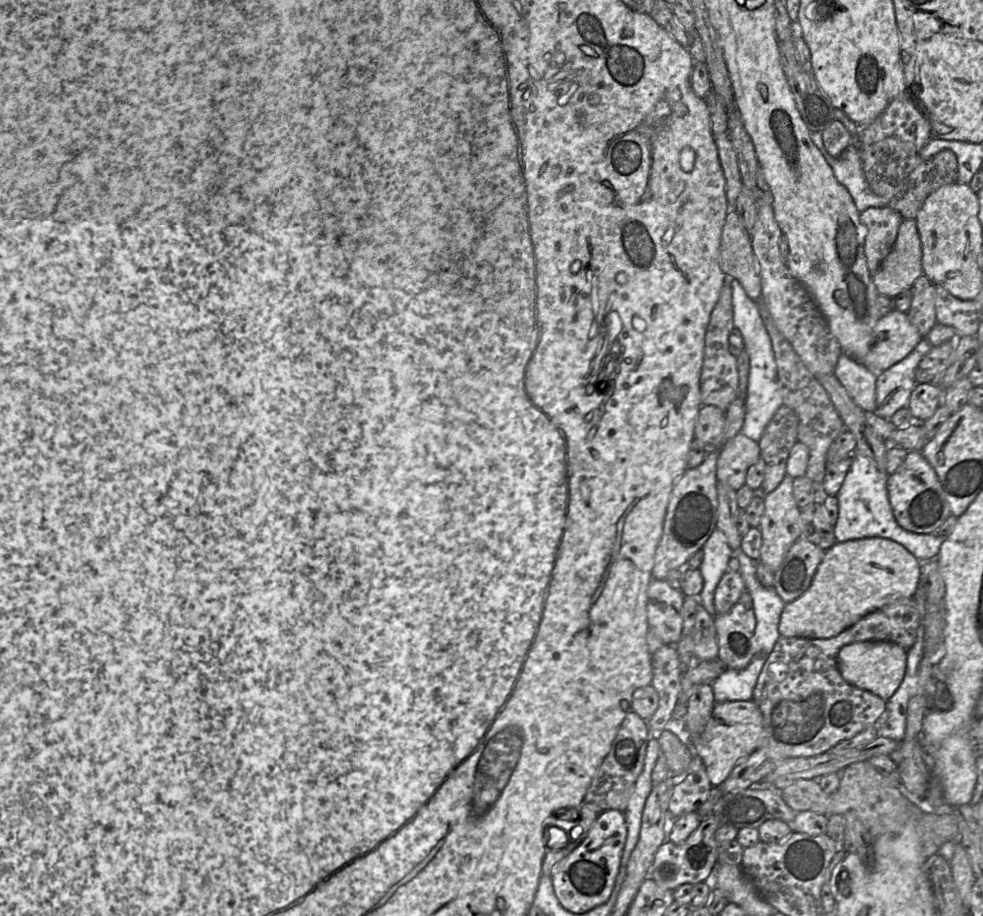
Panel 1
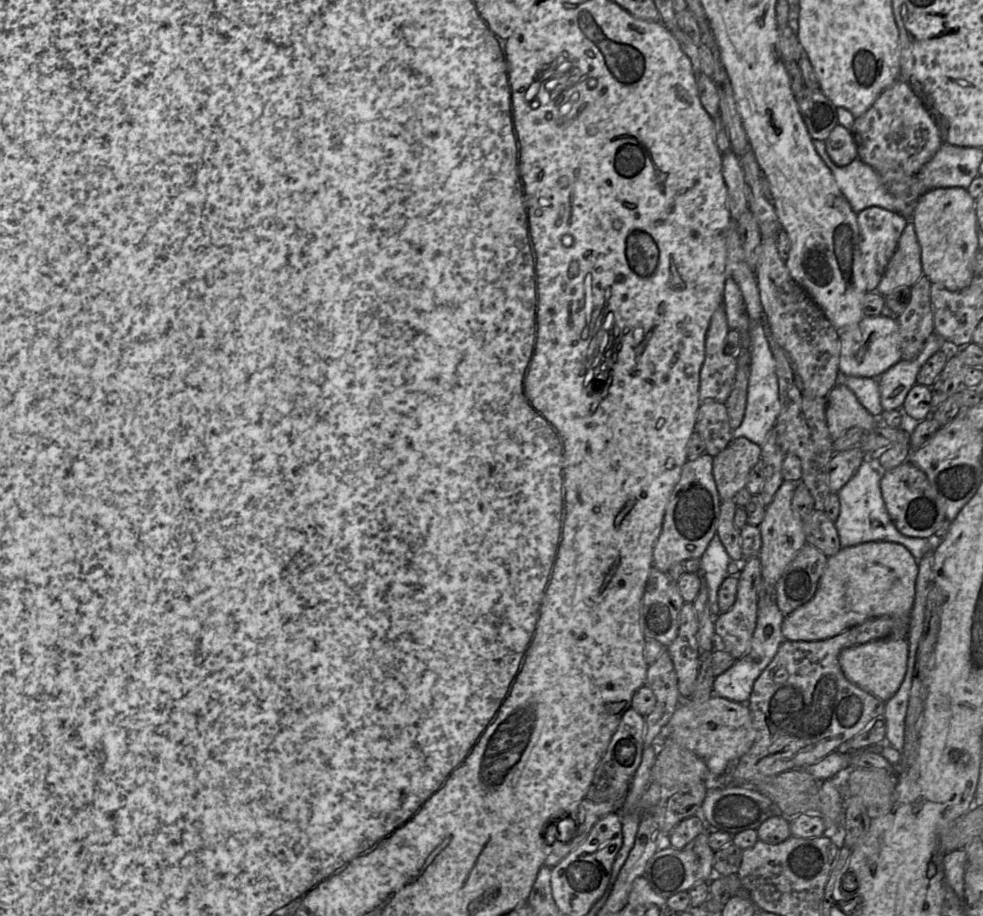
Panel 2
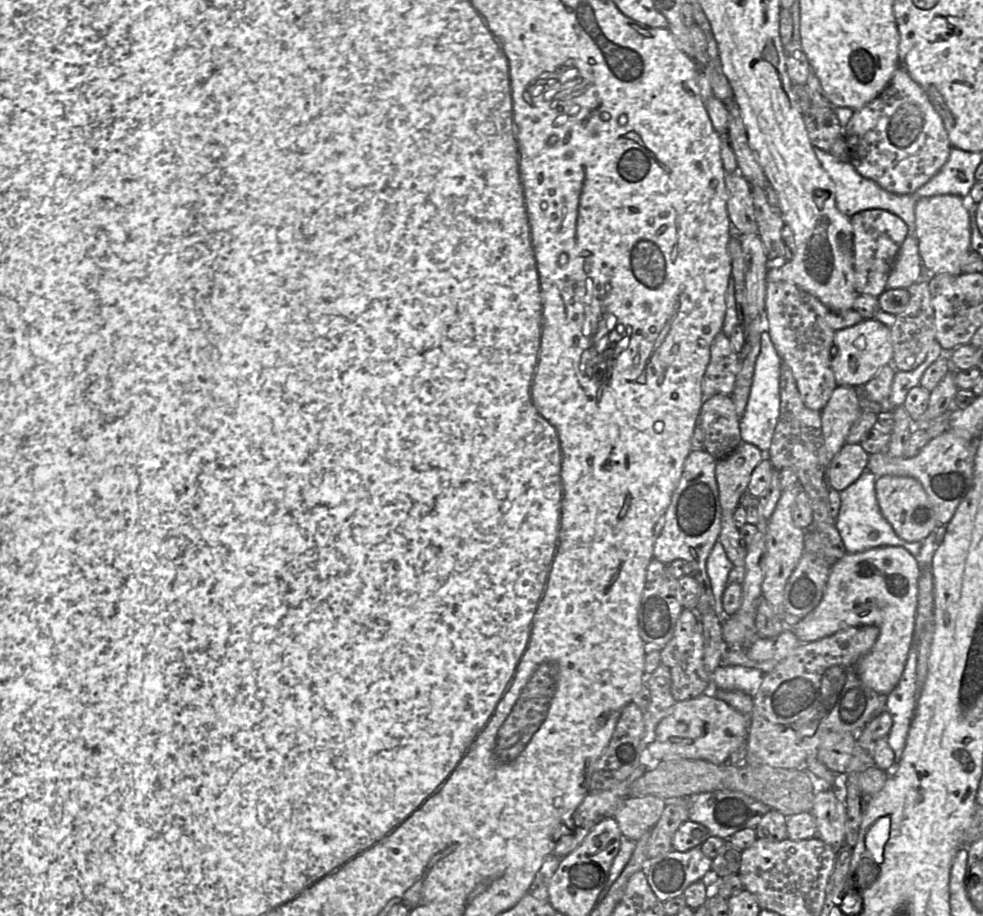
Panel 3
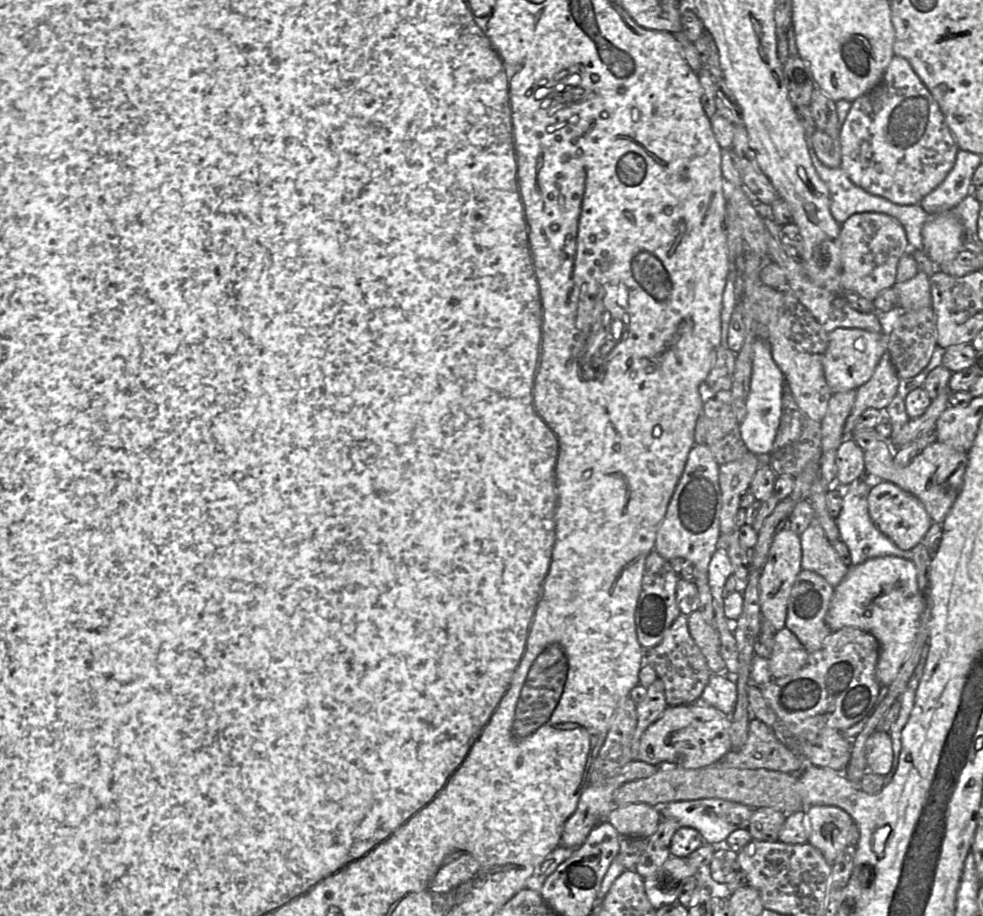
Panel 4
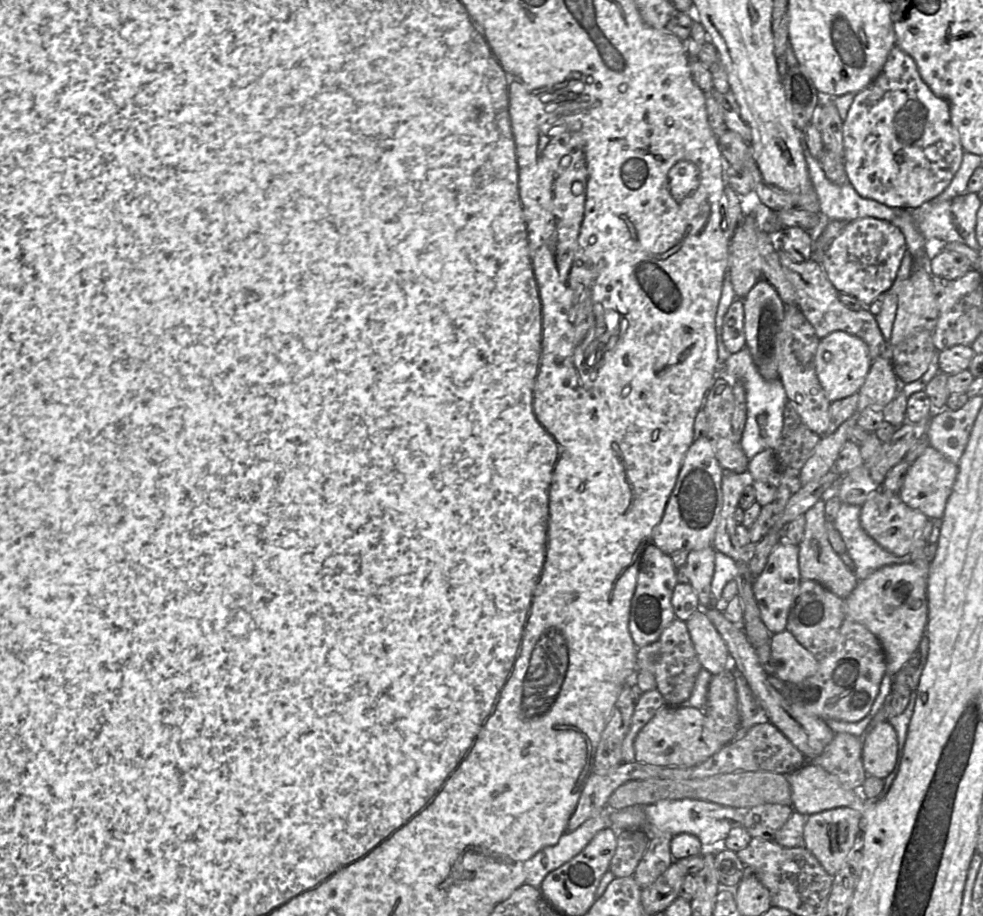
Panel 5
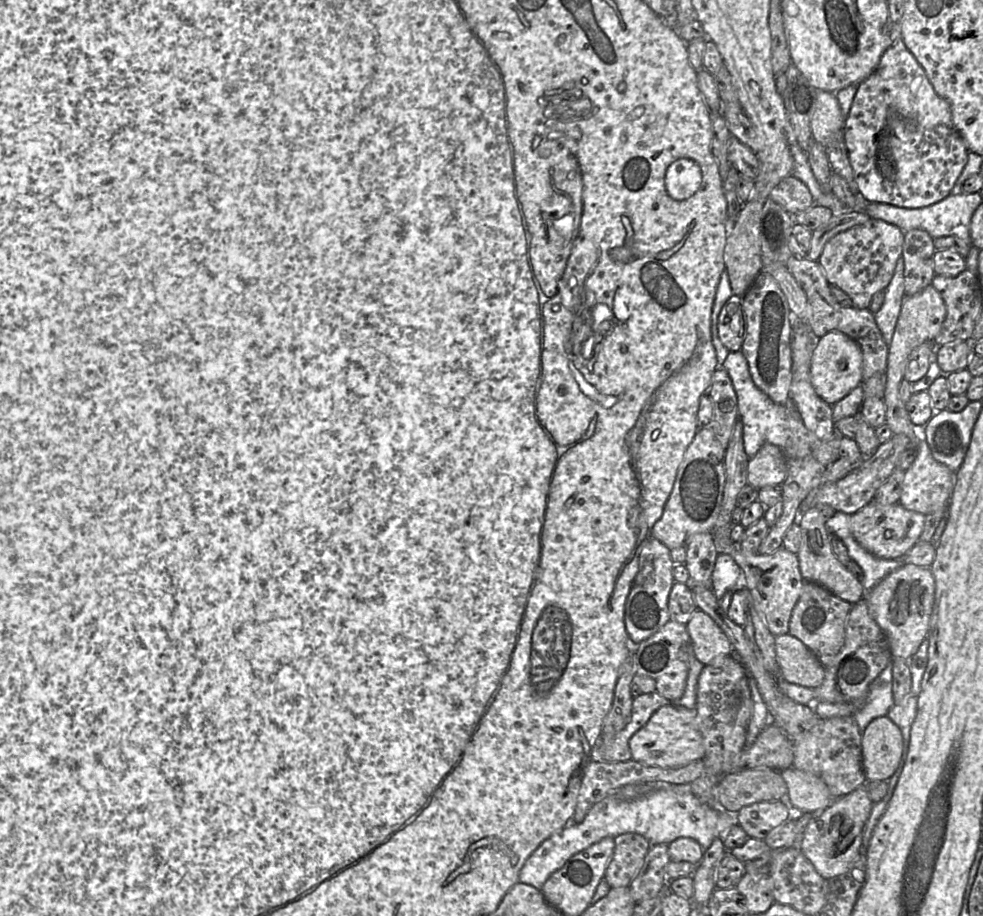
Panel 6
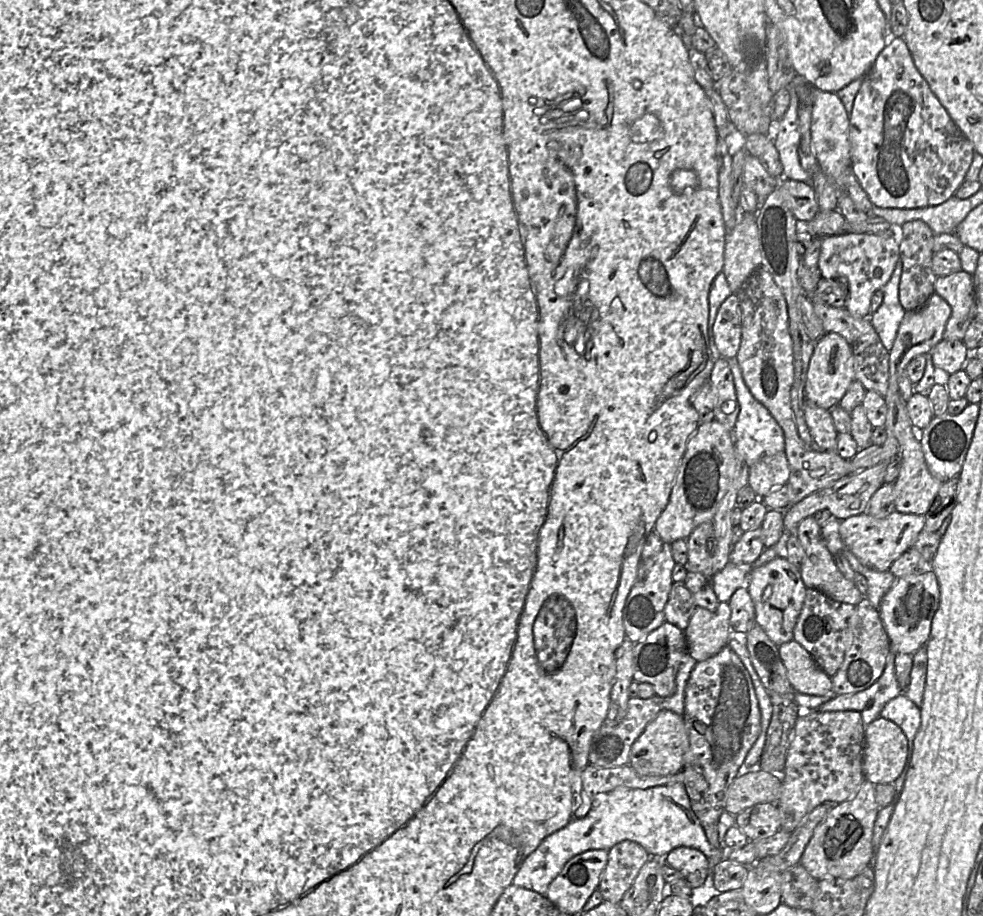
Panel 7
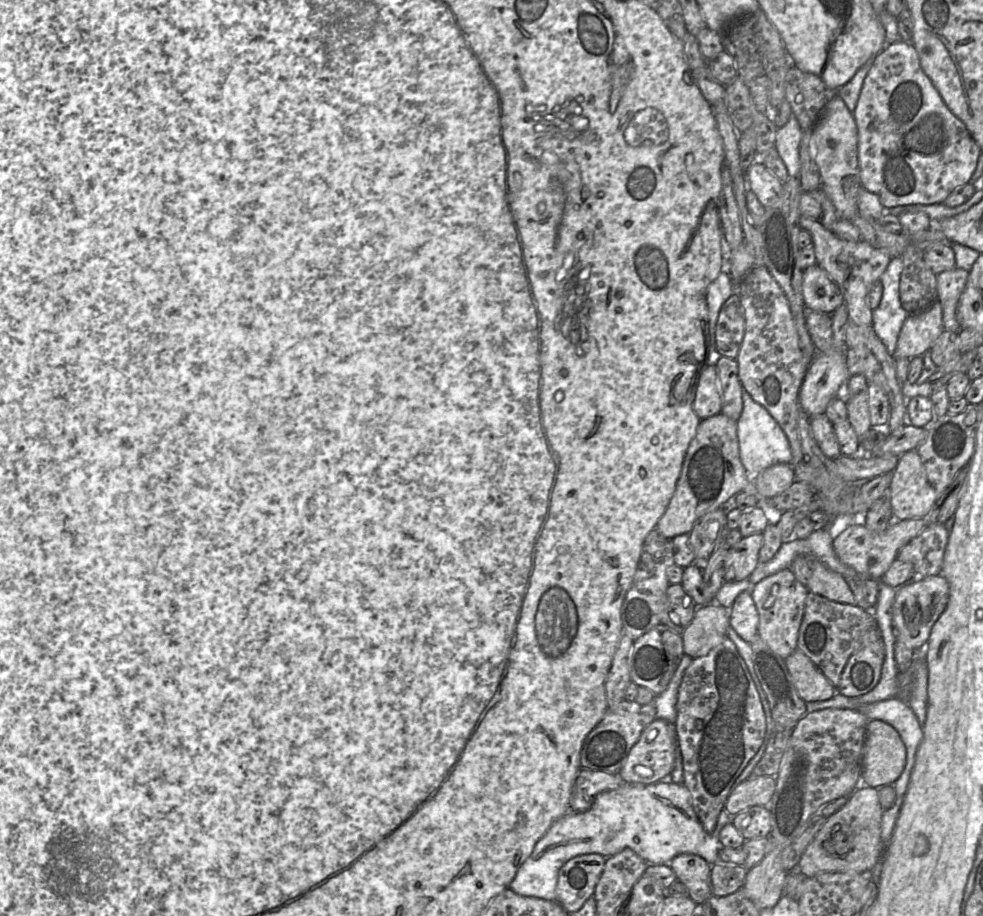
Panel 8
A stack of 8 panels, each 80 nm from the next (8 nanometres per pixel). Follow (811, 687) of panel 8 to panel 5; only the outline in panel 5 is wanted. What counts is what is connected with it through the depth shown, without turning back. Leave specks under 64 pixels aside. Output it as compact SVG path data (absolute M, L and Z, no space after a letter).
M787 629L770 639L773 674L788 684L797 684L813 676L819 659L803 647Z

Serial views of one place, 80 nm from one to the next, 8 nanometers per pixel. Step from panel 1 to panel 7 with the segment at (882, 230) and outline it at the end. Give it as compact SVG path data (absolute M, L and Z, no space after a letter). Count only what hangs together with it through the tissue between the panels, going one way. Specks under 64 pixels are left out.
M894 228L893 232L885 233L847 232L821 237L821 251L817 268L822 277L829 280L836 280L845 286L847 290L845 308L852 315L860 318L869 318L871 315L871 298L876 290L882 289L889 281L898 260L899 228Z

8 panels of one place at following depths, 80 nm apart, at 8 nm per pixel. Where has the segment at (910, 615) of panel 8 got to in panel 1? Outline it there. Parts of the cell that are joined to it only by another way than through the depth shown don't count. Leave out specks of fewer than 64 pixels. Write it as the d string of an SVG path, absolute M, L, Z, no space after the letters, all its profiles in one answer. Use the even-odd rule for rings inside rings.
M865 537L860 539L847 540L844 542L837 542L831 548L825 551L824 558L819 564L808 590L798 599L785 604L779 623L780 637L828 639L837 636L842 631L851 627L861 618L863 618L864 616L873 611L881 609L901 599L913 598L918 588L919 579L920 579L920 561L913 554L911 554L903 545L901 545L898 542L883 537ZM864 641L843 646L837 654L837 666L849 684L888 701L901 685L907 667L907 650L888 641Z

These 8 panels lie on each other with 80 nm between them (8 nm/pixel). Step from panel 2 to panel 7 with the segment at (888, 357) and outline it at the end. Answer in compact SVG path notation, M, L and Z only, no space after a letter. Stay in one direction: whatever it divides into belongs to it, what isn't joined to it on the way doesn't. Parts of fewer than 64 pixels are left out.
M830 332L815 342L806 377L804 390L806 399L821 408L830 410L839 404L855 379L852 348L844 337Z

